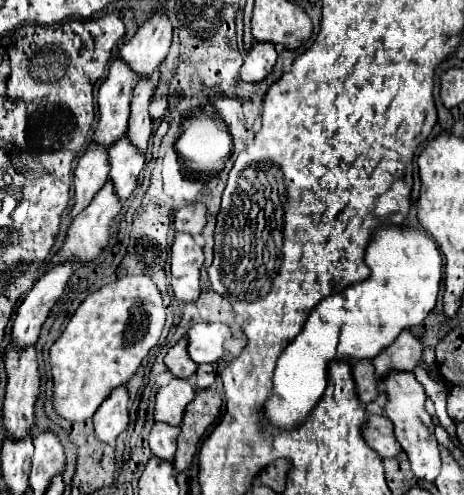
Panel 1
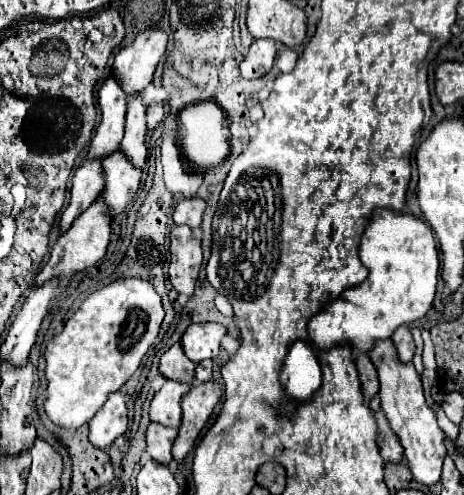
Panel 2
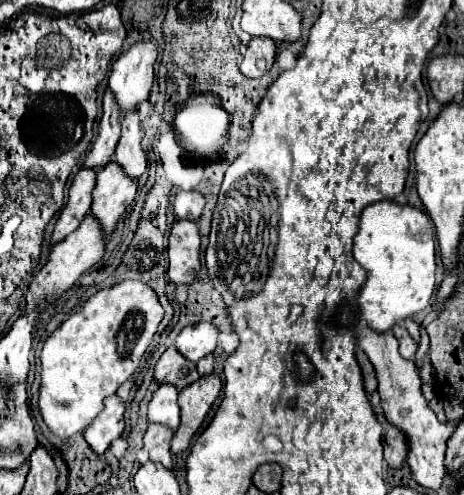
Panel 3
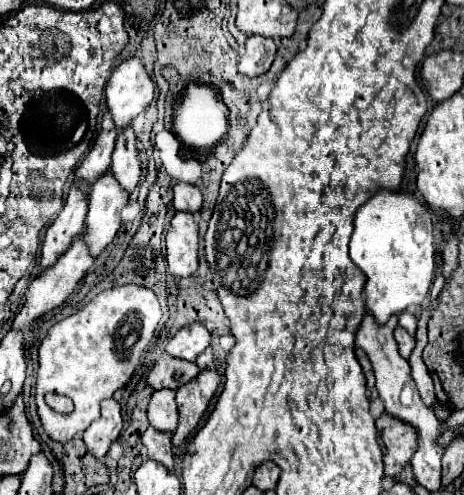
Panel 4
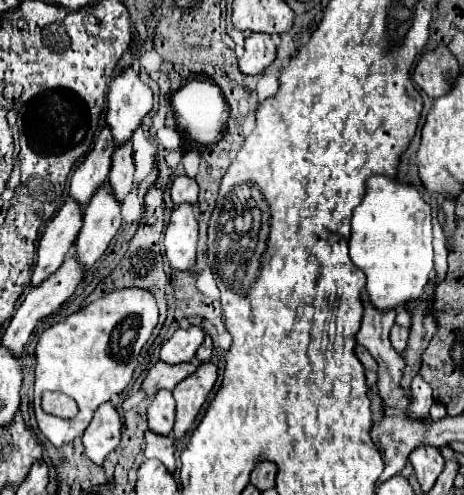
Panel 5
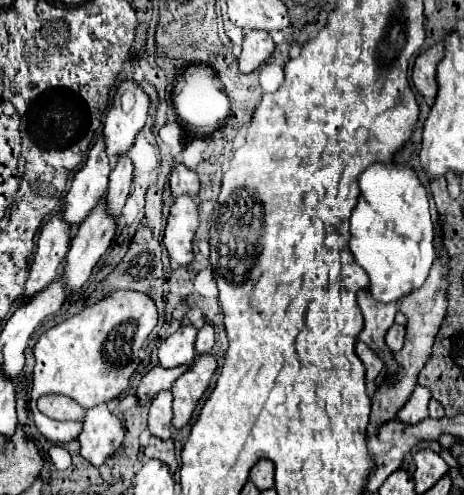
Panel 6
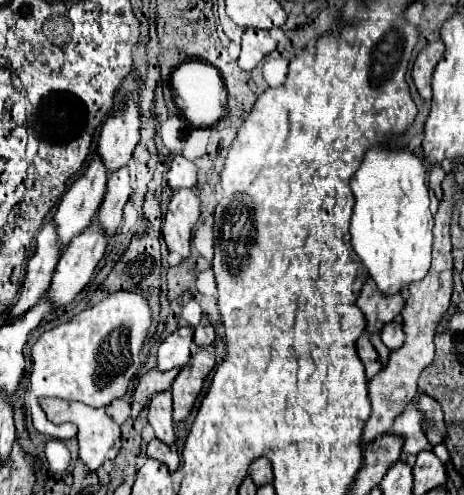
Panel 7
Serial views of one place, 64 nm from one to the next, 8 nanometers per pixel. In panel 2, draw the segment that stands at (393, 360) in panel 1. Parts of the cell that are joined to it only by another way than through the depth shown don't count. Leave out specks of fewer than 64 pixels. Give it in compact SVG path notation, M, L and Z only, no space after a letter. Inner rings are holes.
M400 326L394 334L392 334L392 340L398 348L398 358L402 362L410 362L412 356L414 356L414 350L416 350L416 344L412 340L412 334L410 334L410 328L408 326Z

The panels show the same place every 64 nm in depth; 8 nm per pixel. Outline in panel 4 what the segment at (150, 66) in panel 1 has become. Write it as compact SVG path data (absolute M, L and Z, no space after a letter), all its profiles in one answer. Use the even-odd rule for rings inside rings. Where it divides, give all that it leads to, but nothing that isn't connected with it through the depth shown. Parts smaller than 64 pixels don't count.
M136 58L122 62L106 86L106 102L116 130L126 130L132 120L150 106L152 98L154 82L146 68Z

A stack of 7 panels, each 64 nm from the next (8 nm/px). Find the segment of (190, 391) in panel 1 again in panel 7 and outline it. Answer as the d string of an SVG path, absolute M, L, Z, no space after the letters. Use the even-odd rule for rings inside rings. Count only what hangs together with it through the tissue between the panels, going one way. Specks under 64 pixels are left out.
M170 390L156 394L148 404L148 422L164 444L174 444L174 420L172 420L172 394Z

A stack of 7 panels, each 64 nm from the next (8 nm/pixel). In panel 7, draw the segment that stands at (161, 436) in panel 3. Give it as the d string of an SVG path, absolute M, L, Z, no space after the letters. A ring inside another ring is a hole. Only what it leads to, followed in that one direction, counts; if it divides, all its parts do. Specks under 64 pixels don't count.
M158 438L150 440L146 452L148 452L150 458L156 458L156 460L160 460L162 464L166 464L170 472L176 472L178 466L180 466L180 456L178 456L176 446L168 446L168 444L160 442Z

